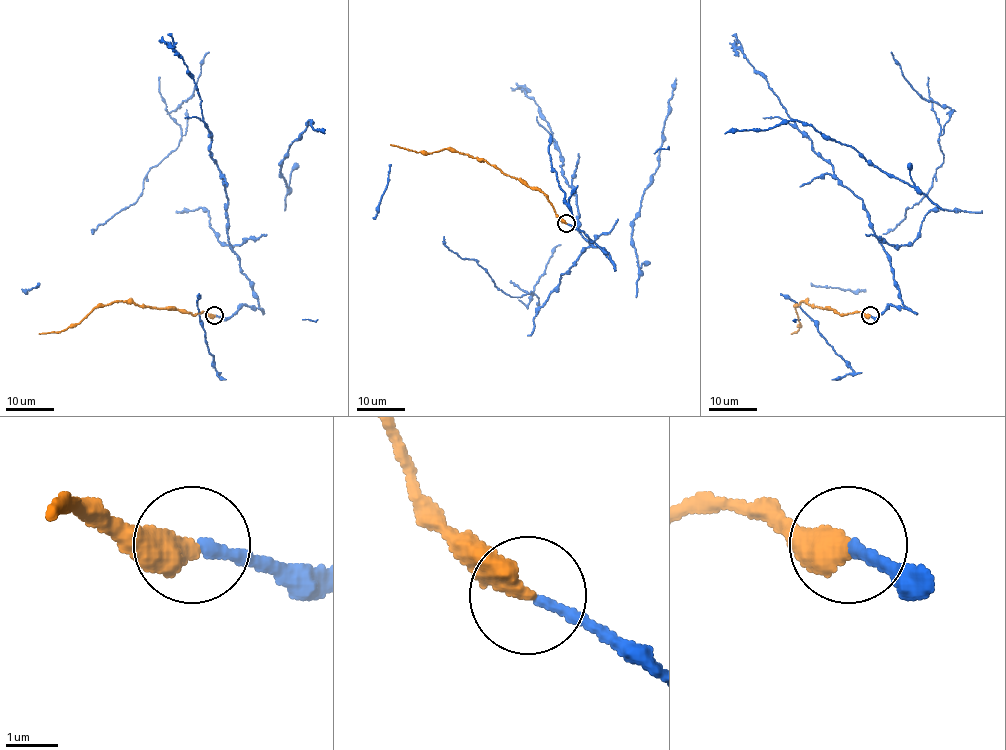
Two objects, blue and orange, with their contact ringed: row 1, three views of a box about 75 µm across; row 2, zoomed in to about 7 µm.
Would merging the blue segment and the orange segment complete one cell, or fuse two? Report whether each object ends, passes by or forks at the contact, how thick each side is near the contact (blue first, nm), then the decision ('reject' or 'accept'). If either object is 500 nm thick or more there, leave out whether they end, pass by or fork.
200/500 nm | accept

